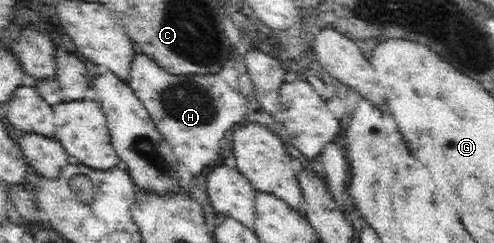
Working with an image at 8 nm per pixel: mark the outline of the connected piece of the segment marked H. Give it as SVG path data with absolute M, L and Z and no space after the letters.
M136 54L130 74L129 86L137 99L146 107L154 125L181 163L195 176L220 159L227 133L245 123L249 102L217 73L173 75L145 54Z

